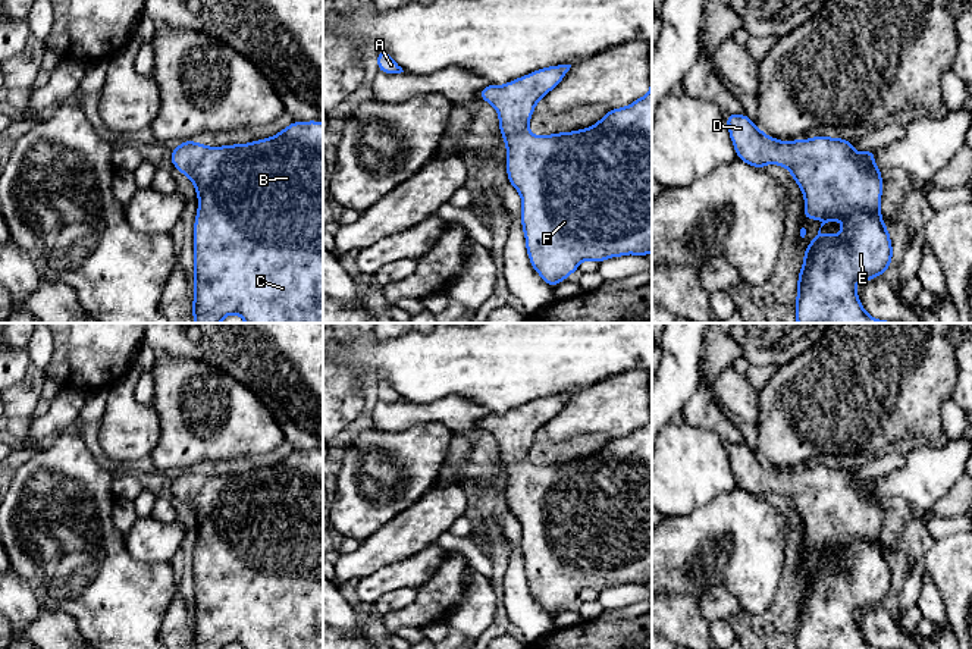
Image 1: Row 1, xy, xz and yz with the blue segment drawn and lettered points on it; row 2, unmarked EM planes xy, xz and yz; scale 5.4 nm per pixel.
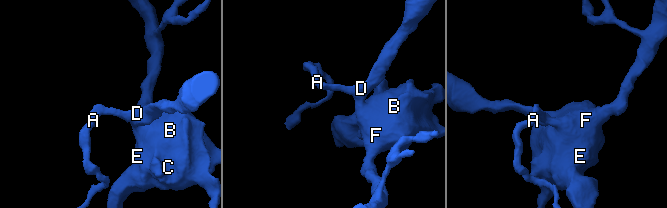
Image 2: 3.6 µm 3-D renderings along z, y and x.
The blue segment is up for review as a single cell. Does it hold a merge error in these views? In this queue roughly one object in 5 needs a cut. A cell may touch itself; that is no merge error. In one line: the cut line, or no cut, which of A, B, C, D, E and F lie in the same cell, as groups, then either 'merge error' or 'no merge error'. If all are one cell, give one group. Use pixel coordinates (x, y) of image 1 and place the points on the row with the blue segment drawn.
no cut | A B C D E F | no merge error

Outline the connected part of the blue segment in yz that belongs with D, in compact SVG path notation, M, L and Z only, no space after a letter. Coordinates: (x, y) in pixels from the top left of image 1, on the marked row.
M744 113L725 115L725 119L739 160L758 169L769 163L787 167L805 195L805 217L808 220L821 217L821 228L833 220L840 220L844 226L838 235L822 235L819 228L816 236L803 254L805 261L797 280L797 323L900 323L871 317L863 310L859 295L855 291L856 282L865 283L888 270L893 257L890 233L885 228L885 222L879 219L882 213L879 200L884 182L879 178L882 170L874 164L875 150L855 153L855 142L843 138L827 138L824 135L784 142L765 135Z

